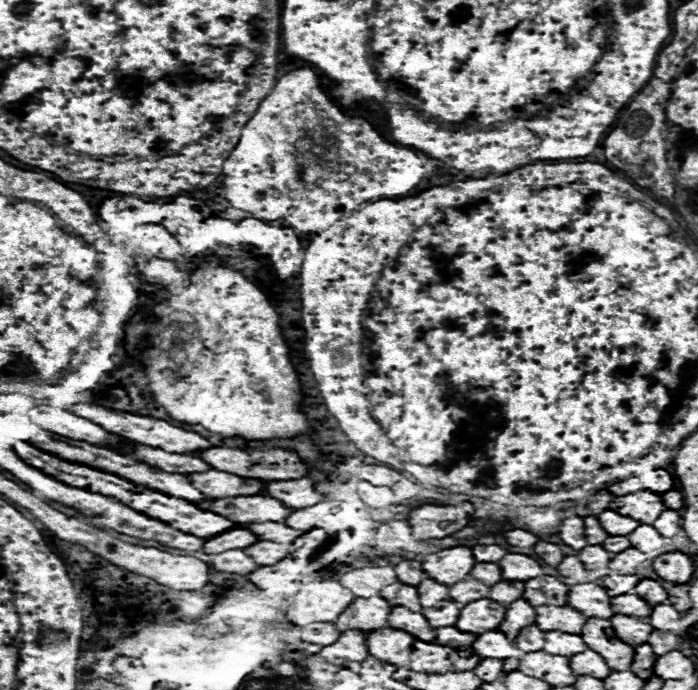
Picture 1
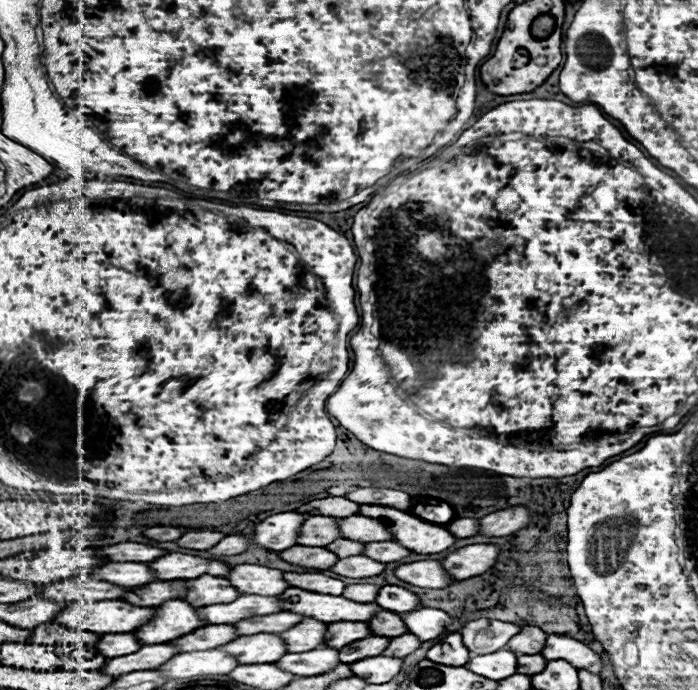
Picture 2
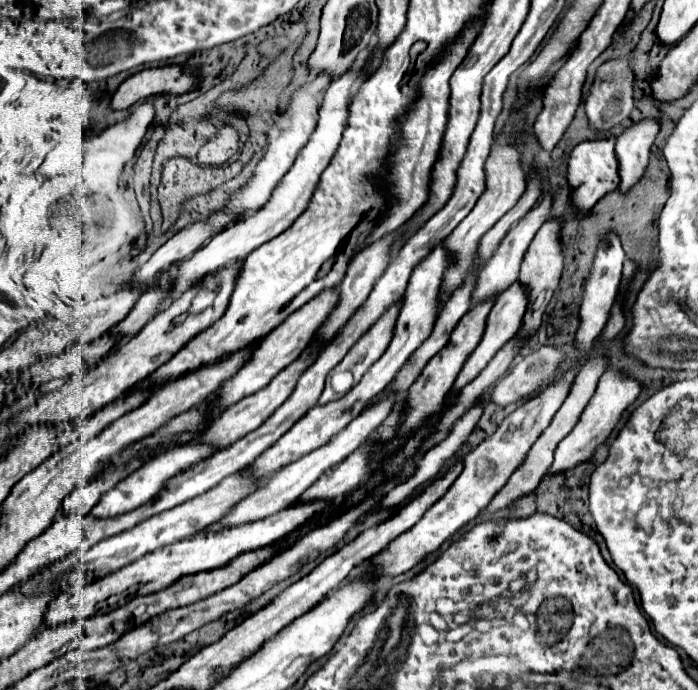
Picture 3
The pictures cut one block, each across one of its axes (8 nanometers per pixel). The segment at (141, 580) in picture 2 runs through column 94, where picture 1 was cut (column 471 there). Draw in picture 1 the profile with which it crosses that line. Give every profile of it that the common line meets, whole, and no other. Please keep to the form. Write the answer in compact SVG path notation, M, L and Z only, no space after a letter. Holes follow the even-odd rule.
M476 562L472 572L468 574L472 580L478 580L486 586L494 586L496 582L502 580L502 574L500 574L500 568L498 564L492 564L492 562Z

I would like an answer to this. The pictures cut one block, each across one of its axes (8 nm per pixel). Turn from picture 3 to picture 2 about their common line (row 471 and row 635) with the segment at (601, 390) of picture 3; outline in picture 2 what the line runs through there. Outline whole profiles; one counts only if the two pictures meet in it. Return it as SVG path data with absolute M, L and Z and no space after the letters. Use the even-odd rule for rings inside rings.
M550 634L542 656L548 656L548 660L560 660L560 656L564 656L564 660L576 664L576 668L588 668L596 674L602 670L602 658L582 640L576 640L566 634Z

